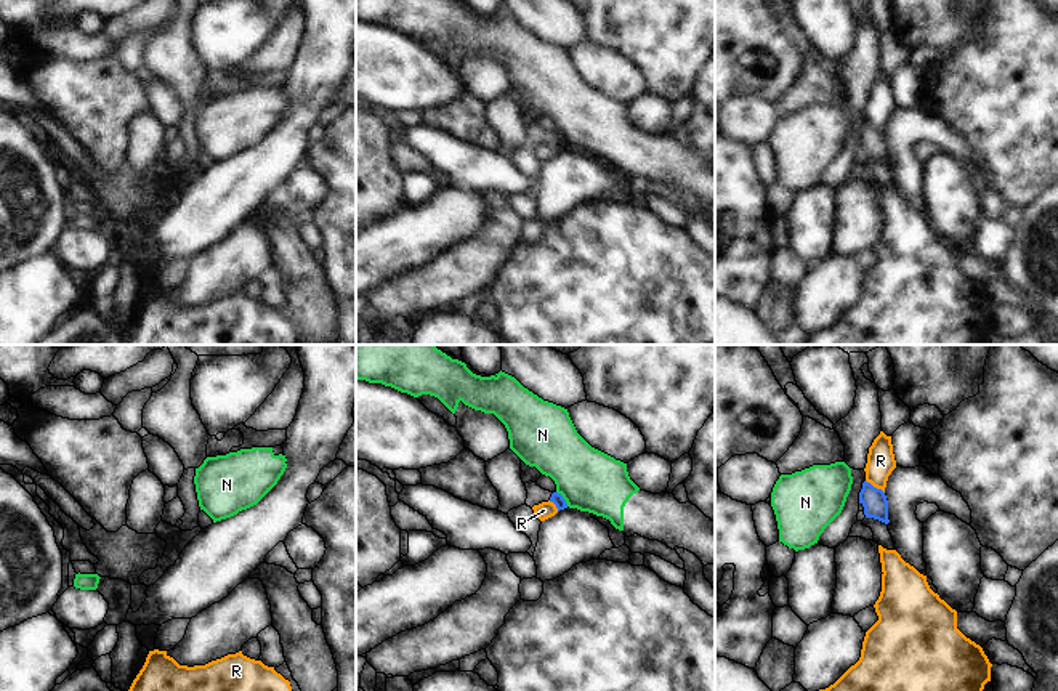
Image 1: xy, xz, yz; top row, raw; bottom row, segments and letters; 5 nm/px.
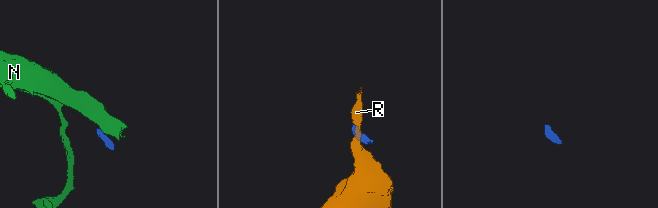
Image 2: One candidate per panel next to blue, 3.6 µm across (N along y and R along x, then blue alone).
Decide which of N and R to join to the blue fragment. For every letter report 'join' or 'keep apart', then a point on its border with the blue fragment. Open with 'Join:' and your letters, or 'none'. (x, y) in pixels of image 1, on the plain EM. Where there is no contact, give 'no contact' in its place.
Join: none
N: keep apart | xz (563, 140)
R: keep apart | yz (876, 129)

